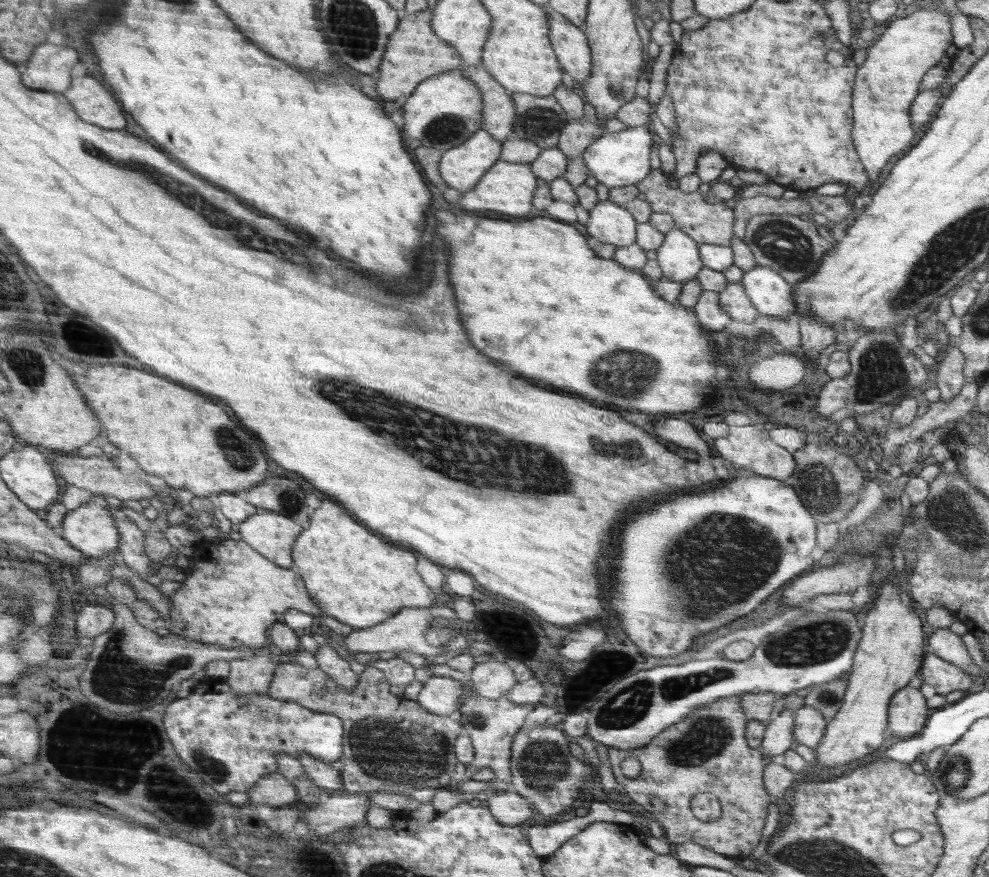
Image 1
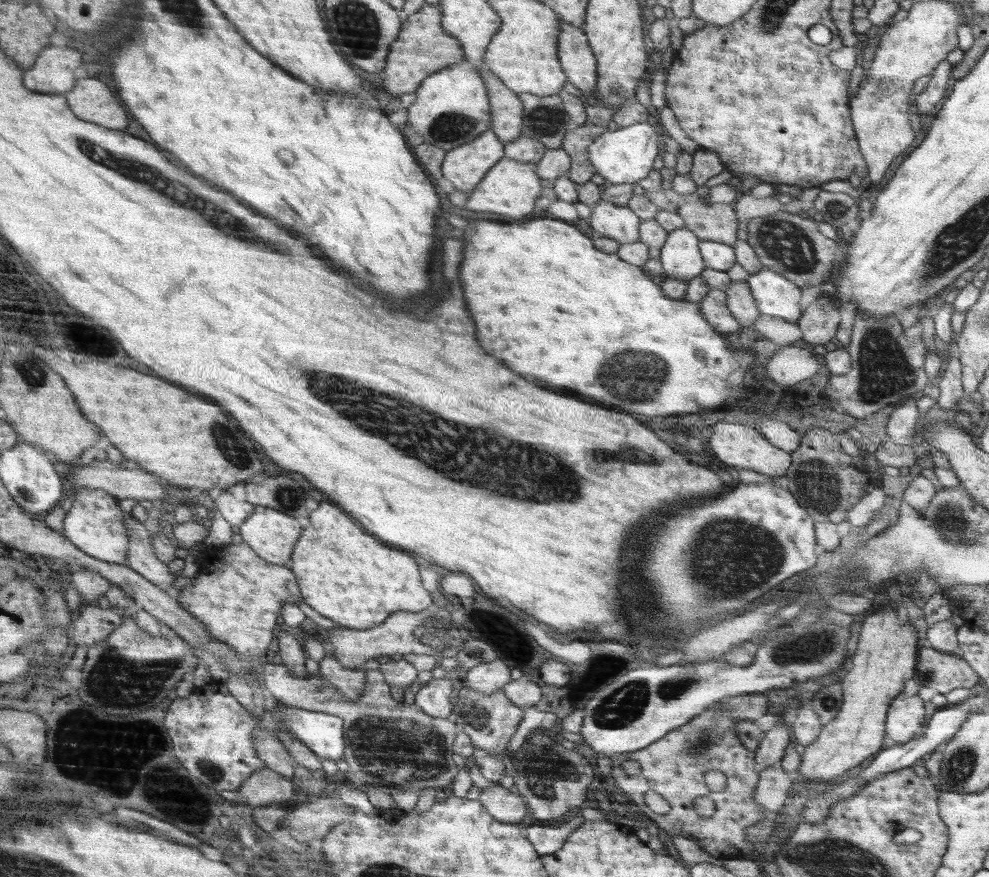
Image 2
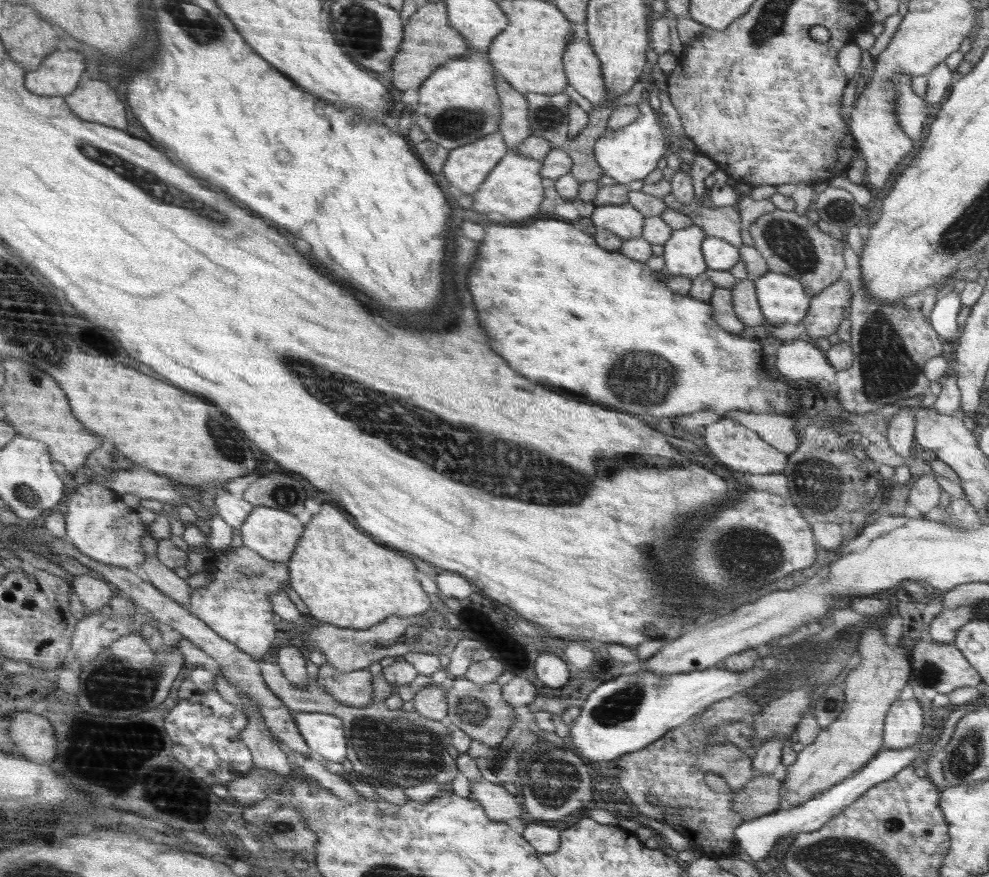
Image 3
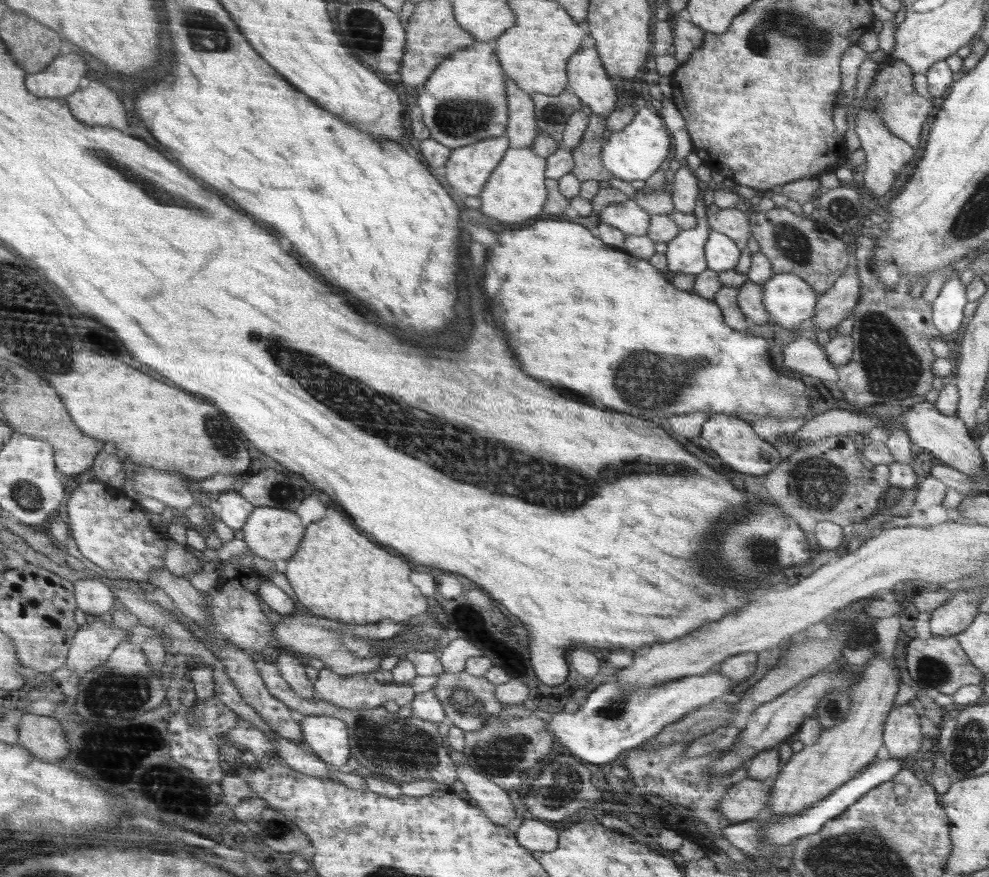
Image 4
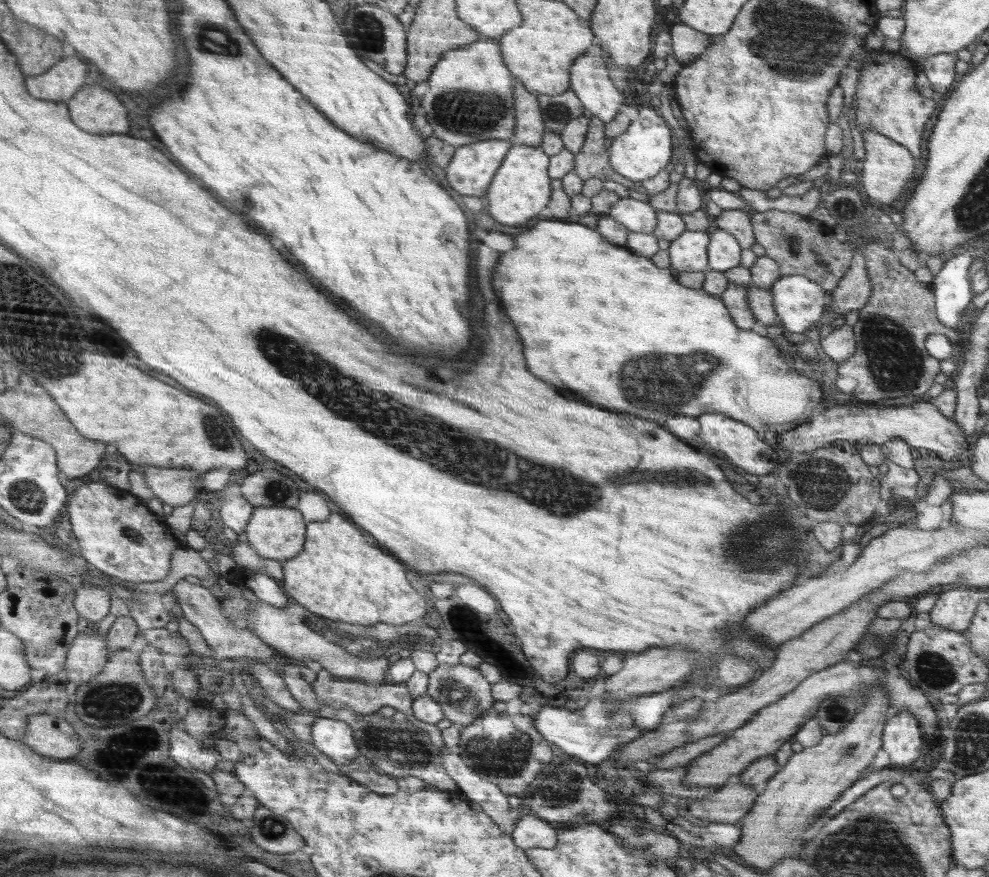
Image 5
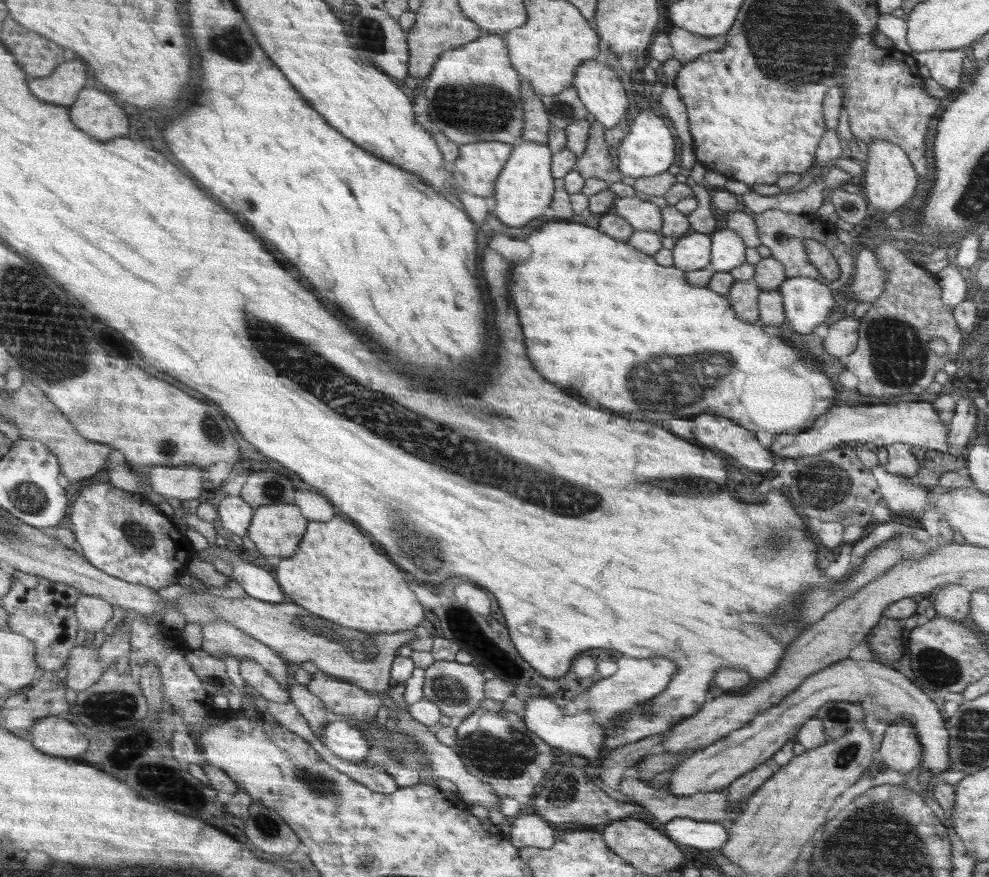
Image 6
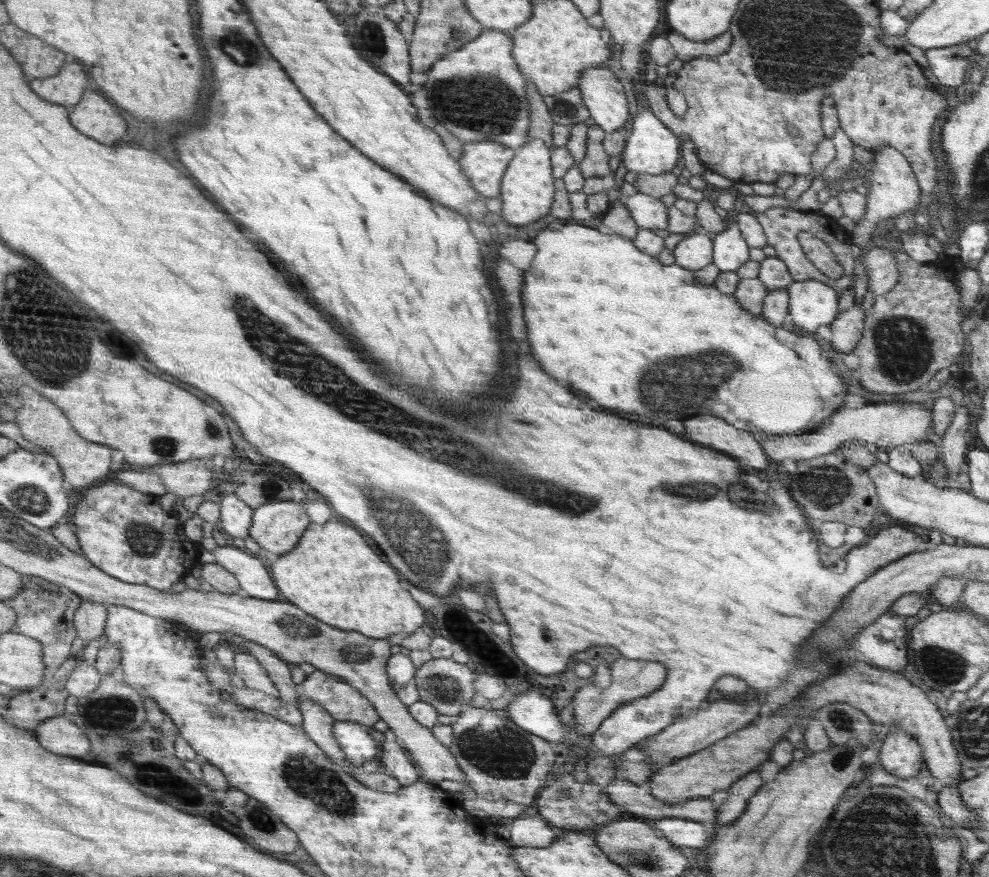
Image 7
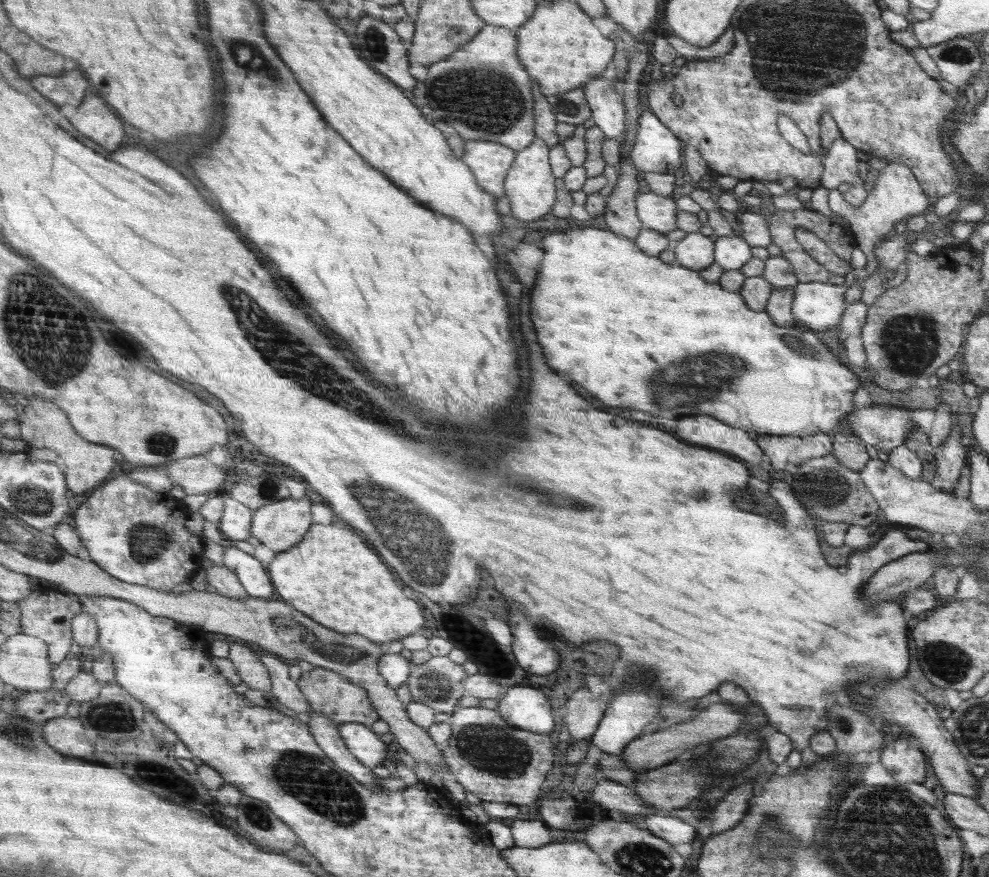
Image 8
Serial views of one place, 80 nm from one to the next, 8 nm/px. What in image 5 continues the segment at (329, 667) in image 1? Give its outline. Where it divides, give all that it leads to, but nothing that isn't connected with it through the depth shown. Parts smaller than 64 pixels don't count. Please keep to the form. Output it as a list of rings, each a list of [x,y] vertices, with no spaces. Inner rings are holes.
[[[320,670],[316,680],[311,683],[322,704],[335,709],[348,709],[360,714],[376,713],[382,706],[392,706],[396,711],[410,714],[413,699],[406,688],[406,683],[384,682],[378,686],[372,686],[359,680],[343,679],[330,673],[328,670]]]

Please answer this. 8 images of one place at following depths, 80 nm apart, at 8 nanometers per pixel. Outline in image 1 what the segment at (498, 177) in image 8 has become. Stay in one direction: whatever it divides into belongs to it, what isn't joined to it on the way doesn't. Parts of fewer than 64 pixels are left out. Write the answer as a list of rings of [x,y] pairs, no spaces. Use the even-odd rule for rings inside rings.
[[[480,129],[466,143],[443,151],[439,173],[443,182],[462,194],[478,184],[486,171],[502,158],[504,143]]]

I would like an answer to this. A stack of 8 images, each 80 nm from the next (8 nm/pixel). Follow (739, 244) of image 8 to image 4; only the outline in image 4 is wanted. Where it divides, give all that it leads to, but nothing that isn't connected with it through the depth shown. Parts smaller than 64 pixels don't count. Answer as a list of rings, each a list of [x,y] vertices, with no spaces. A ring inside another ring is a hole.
[[[712,230],[709,241],[705,244],[705,258],[709,267],[716,272],[733,269],[738,265],[741,250],[736,243],[721,232]]]

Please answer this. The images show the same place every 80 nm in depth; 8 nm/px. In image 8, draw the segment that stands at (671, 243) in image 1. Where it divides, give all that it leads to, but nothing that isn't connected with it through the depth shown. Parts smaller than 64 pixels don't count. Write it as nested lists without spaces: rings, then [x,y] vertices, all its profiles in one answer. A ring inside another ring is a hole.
[[[703,232],[687,234],[683,239],[673,244],[676,263],[688,267],[690,270],[701,271],[714,265],[714,242],[708,240],[708,235]]]

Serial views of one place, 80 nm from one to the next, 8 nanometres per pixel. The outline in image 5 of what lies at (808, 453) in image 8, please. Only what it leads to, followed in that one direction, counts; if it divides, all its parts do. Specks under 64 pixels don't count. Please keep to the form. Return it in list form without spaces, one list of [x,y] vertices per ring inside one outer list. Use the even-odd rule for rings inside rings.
[[[917,401],[911,405],[900,405],[898,407],[887,407],[885,409],[877,409],[876,407],[850,407],[848,405],[836,405],[829,409],[824,408],[817,412],[806,424],[798,425],[792,428],[792,430],[782,429],[778,437],[778,443],[781,446],[780,451],[786,451],[788,453],[809,453],[810,451],[832,445],[834,441],[855,441],[861,444],[878,443],[880,445],[894,440],[895,438],[900,438],[904,440],[905,443],[908,443],[910,446],[915,446],[923,452],[932,450],[932,452],[937,453],[939,458],[946,461],[962,462],[962,464],[964,464],[968,453],[972,453],[968,448],[966,436],[961,431],[961,427],[958,426],[958,423],[954,422],[952,418],[945,418],[945,416],[937,410],[937,406],[926,401]]]

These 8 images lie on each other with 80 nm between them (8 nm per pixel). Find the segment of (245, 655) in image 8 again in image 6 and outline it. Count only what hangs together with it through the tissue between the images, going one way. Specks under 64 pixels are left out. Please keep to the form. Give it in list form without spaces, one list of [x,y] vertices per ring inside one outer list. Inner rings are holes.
[[[240,657],[240,674],[246,684],[253,686],[267,700],[286,704],[289,700],[289,691],[283,687],[259,662],[250,658]]]

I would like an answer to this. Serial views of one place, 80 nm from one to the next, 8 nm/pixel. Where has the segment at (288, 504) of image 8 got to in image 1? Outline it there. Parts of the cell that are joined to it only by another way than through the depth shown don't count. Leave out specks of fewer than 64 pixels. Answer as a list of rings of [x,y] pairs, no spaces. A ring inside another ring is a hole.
[[[259,509],[237,526],[244,542],[278,566],[293,568],[293,546],[300,534],[294,519],[272,510]]]

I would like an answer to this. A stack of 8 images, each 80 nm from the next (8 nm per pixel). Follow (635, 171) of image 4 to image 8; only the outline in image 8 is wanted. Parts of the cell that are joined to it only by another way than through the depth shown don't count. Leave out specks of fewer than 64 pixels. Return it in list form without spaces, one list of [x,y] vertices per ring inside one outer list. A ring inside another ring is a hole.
[[[644,111],[638,119],[636,140],[630,161],[638,170],[675,174],[682,164],[682,144],[653,112]]]

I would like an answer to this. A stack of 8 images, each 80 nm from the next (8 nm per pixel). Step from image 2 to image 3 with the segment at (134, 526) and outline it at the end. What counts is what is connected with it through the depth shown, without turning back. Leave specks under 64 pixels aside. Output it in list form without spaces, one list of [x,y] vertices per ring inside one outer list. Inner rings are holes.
[[[148,533],[144,538],[145,564],[141,566],[140,572],[159,589],[180,603],[182,608],[188,610],[189,600],[192,598],[193,588],[186,580],[178,577],[174,569],[166,563],[161,562],[159,557],[159,539],[155,539]]]

